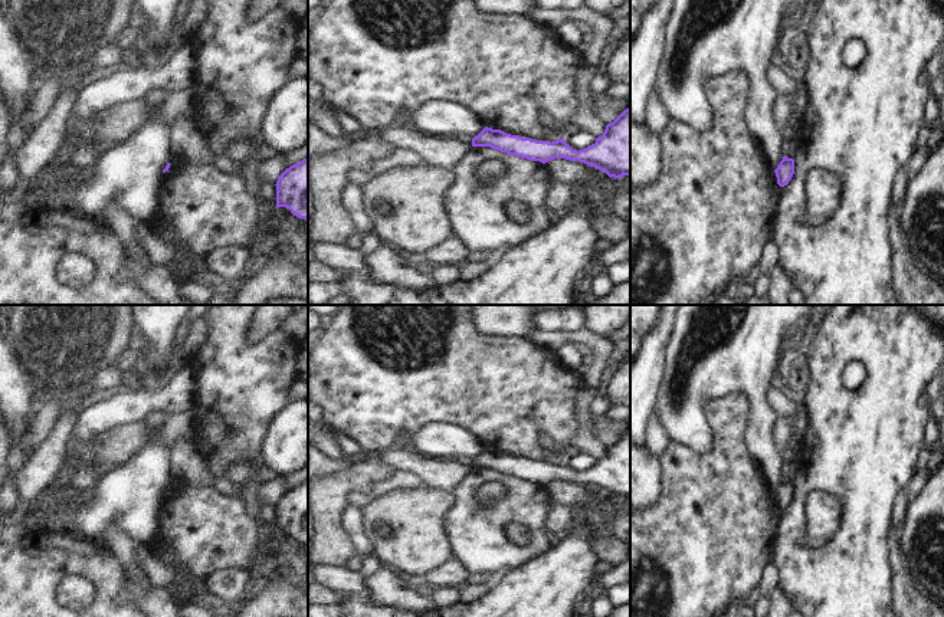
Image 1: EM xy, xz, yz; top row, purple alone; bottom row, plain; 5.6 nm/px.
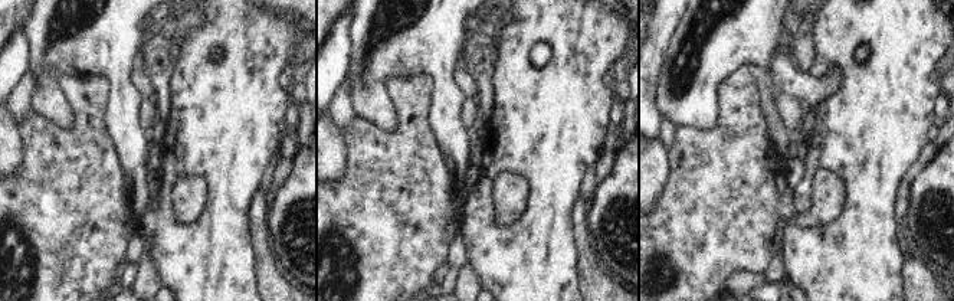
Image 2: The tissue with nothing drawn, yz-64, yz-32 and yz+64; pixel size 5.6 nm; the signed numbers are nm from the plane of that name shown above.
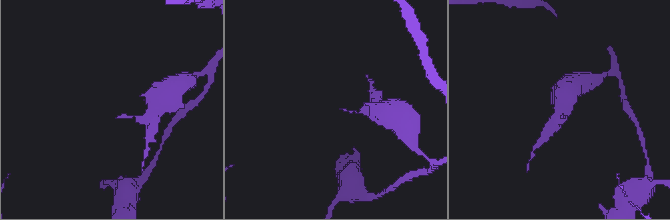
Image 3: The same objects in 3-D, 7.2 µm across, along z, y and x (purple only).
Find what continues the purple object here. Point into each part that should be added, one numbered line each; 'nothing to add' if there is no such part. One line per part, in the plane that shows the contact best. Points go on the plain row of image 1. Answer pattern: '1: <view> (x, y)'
nothing to add

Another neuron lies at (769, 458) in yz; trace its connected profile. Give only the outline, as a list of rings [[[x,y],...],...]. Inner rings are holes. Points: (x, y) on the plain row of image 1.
[[[678,305],[655,404],[655,416],[669,439],[695,452],[707,452],[714,444],[714,436],[704,403],[732,393],[747,394],[750,454],[774,493],[784,479],[784,453],[773,437],[776,414],[767,398],[768,388],[780,361],[784,329],[810,316],[814,316],[814,305]]]

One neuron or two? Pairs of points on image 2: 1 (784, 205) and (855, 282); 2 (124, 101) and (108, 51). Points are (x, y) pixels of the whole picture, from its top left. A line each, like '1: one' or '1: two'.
1: two
2: one

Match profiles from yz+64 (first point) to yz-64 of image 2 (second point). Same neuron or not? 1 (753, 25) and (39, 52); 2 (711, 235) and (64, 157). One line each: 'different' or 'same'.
1: same
2: same

